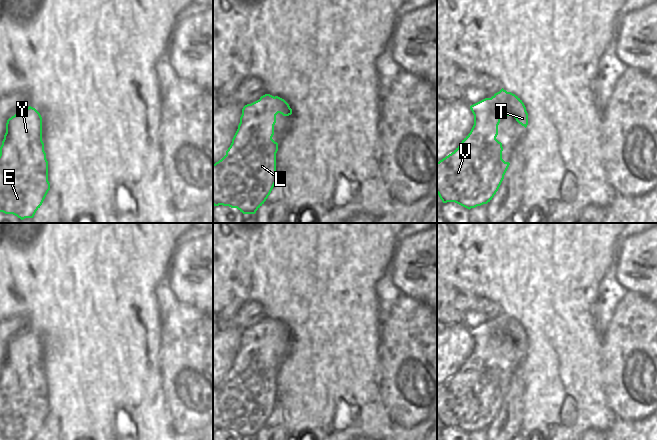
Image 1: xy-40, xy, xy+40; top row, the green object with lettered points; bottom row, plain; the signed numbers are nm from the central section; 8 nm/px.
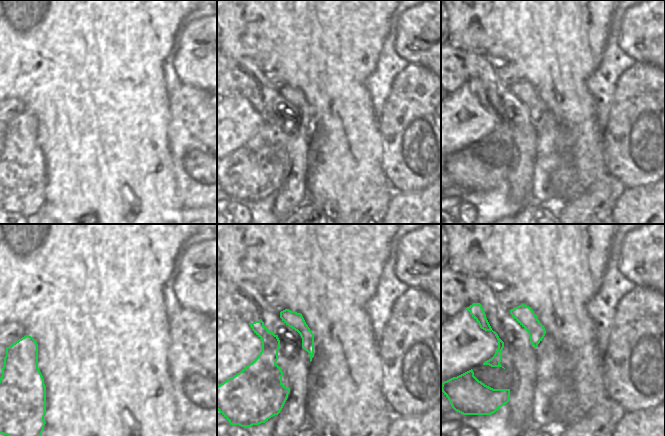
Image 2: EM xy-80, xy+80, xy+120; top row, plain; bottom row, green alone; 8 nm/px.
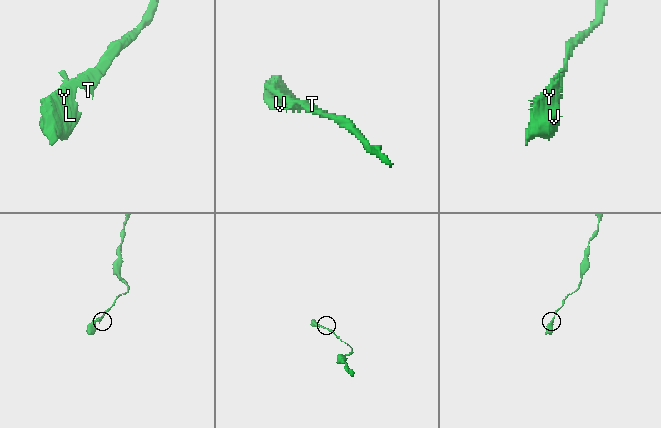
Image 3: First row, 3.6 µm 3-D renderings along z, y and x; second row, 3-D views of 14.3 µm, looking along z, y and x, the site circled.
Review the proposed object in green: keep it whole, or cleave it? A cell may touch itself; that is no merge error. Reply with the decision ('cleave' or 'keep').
keep

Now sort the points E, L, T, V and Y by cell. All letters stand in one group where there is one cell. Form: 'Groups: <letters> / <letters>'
Groups: E L T V Y.

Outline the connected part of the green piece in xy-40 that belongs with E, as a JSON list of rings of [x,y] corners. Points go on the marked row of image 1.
[[[29,106],[6,123],[6,133],[0,147],[0,212],[13,214],[21,220],[33,218],[49,190],[42,117],[35,108]]]

